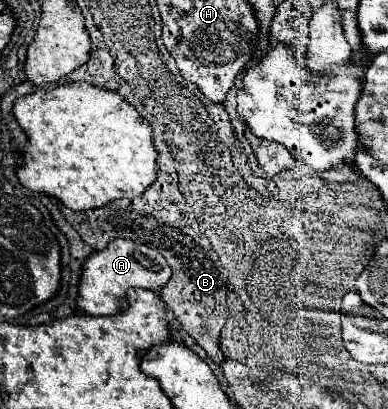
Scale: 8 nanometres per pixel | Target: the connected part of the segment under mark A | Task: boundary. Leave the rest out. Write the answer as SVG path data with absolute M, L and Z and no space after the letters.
M117 238L109 242L105 250L93 252L83 260L79 286L77 286L77 308L93 316L117 314L121 308L123 310L127 308L125 302L127 288L147 288L157 292L163 288L169 276L171 276L171 268L157 248L151 248L147 244L135 244L133 240Z

